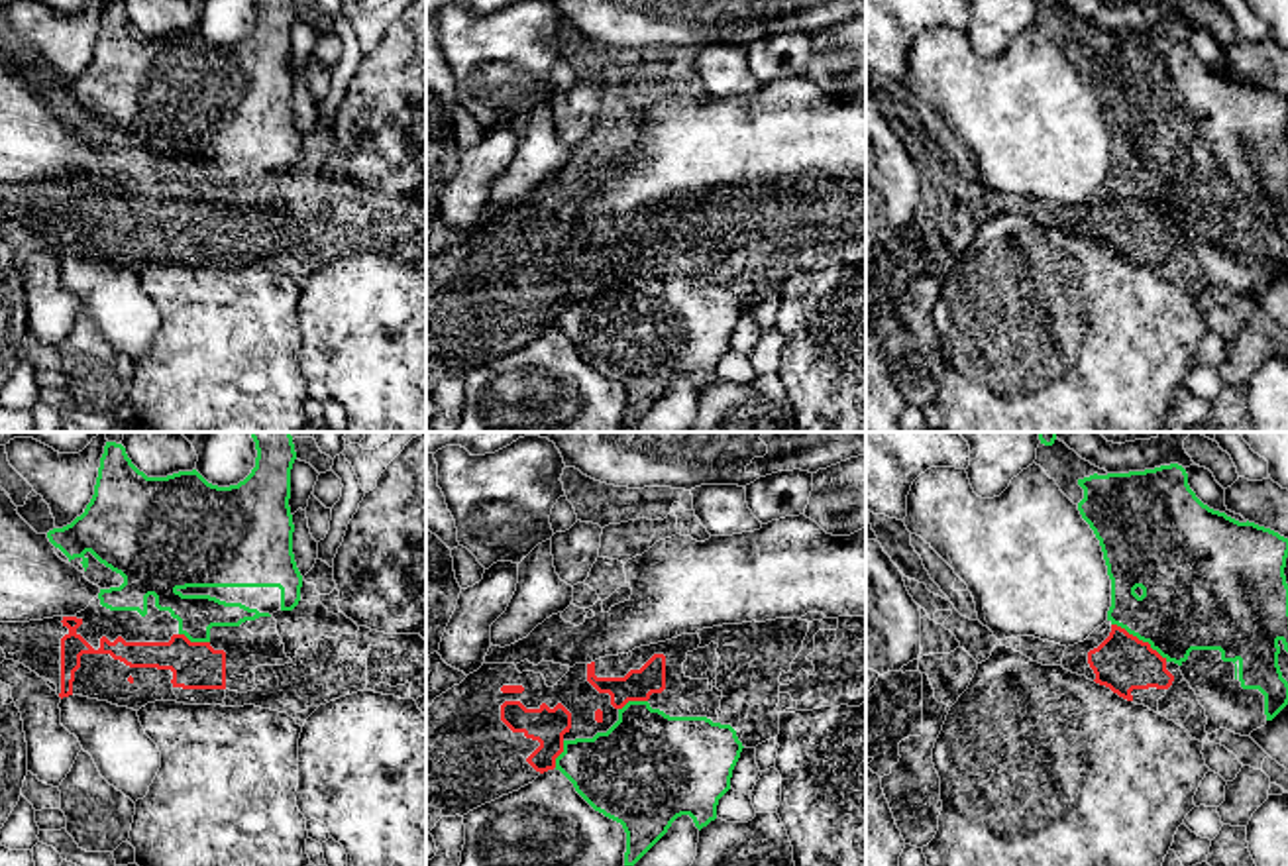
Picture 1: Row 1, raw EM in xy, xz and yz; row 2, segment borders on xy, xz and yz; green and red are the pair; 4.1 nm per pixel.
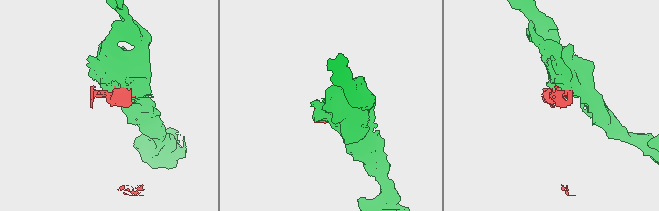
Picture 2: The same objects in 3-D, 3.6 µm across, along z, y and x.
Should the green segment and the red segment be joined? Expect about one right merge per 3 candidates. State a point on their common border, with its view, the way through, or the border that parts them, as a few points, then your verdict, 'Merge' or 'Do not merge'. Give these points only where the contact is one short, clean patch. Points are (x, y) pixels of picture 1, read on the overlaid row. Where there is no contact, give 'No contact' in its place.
Touches green at yz (1139, 639). Do not merge

